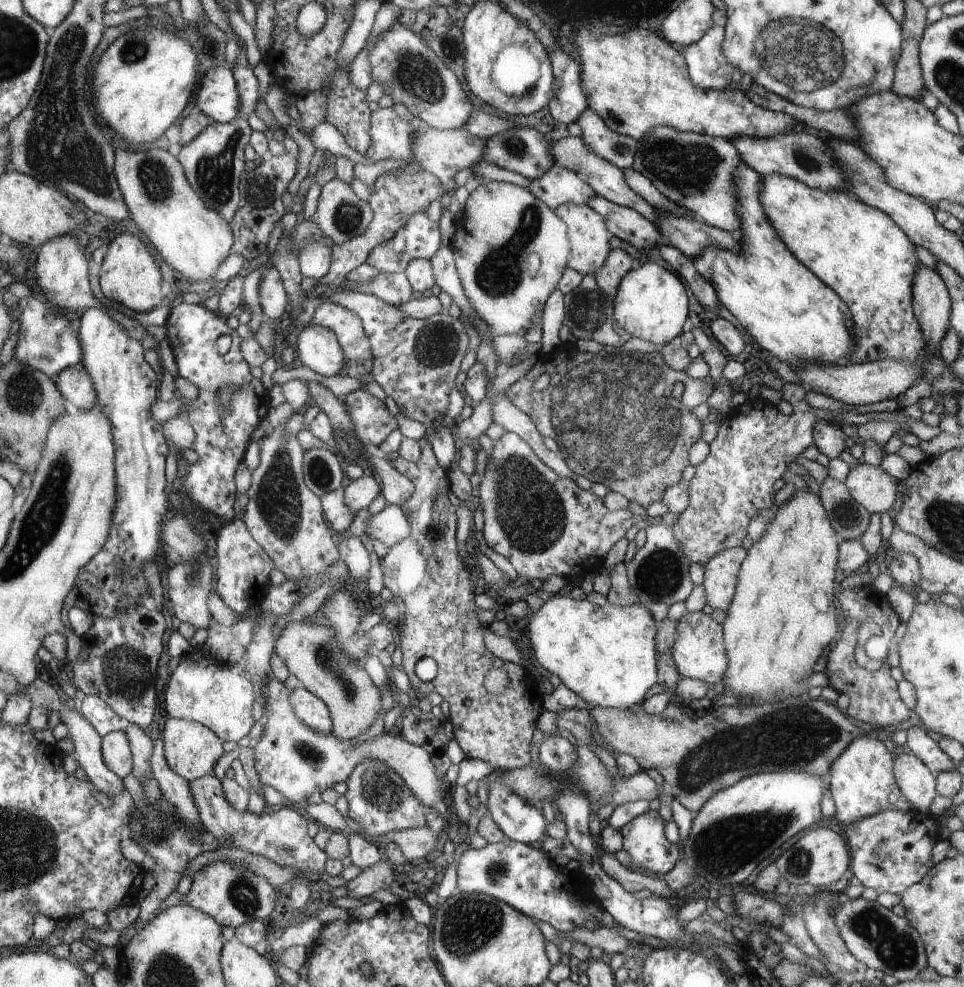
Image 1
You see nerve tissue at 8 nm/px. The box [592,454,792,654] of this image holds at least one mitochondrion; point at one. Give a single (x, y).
(660, 573)

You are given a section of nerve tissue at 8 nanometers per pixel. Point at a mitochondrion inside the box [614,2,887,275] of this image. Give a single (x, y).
(801, 51)

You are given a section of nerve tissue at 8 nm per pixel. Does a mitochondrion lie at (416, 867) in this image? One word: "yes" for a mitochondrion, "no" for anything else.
no

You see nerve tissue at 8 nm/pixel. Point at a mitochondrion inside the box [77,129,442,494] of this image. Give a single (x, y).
(214, 172)

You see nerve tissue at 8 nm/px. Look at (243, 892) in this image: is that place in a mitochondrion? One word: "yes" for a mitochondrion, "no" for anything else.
yes

